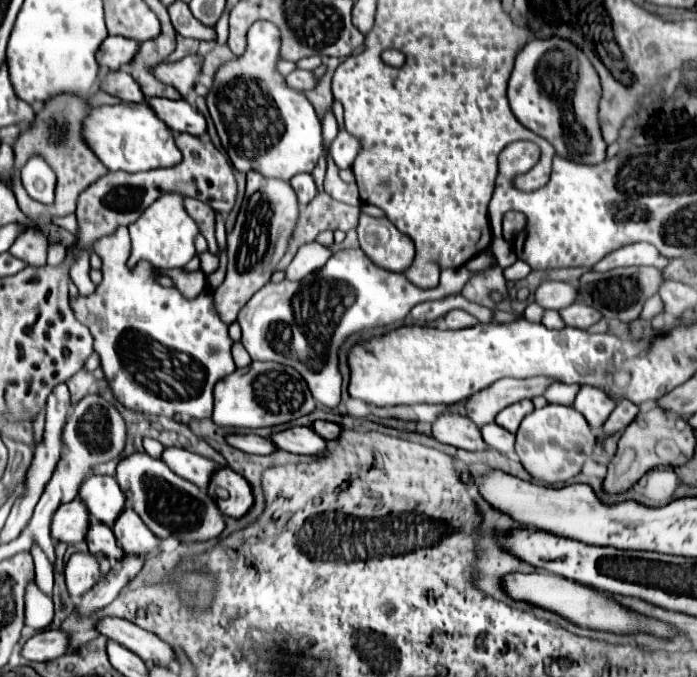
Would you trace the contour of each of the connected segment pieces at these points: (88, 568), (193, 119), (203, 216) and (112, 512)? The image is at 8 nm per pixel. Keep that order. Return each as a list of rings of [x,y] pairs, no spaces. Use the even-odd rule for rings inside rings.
[[[73,553],[65,565],[65,579],[73,599],[79,599],[99,581],[101,571],[93,553]]]
[[[147,97],[147,105],[151,105],[153,113],[173,131],[189,135],[201,135],[207,131],[205,117],[185,99],[171,101],[163,97]]]
[[[191,197],[185,199],[185,209],[193,217],[193,221],[197,223],[201,235],[207,239],[209,251],[213,255],[217,255],[219,247],[217,247],[217,241],[215,241],[215,211],[211,207],[207,207],[207,203],[201,203],[201,201],[191,199]]]
[[[91,475],[79,487],[79,497],[87,505],[89,515],[101,523],[113,523],[125,507],[125,495],[117,481],[107,475]]]

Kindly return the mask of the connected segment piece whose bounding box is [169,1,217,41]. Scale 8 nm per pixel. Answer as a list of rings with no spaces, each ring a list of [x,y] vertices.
[[[175,1],[175,3],[169,7],[169,17],[171,17],[173,29],[175,29],[179,35],[183,35],[183,37],[193,37],[193,39],[199,39],[199,41],[215,41],[215,39],[217,39],[215,29],[203,27],[203,25],[193,17],[189,5],[183,3],[183,1]]]

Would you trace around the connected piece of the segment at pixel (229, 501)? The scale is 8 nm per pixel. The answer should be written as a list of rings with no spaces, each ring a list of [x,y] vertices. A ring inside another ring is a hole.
[[[219,467],[213,475],[211,475],[211,481],[209,481],[209,495],[215,499],[217,507],[221,509],[223,515],[227,517],[243,517],[249,507],[253,505],[253,495],[251,495],[251,487],[247,487],[247,481],[231,471],[229,467]],[[217,487],[223,487],[229,491],[229,497],[227,499],[219,499],[215,495],[215,489]]]

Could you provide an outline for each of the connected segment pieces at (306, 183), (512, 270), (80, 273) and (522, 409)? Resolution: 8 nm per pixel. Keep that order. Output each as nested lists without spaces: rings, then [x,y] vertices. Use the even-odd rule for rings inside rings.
[[[307,173],[295,175],[289,183],[291,183],[291,187],[293,187],[295,193],[297,193],[297,201],[299,201],[299,205],[307,205],[307,203],[315,197],[315,193],[317,193],[313,177],[307,175]]]
[[[517,261],[515,265],[511,265],[511,267],[507,267],[503,271],[503,275],[505,275],[507,281],[519,281],[519,279],[527,277],[529,273],[531,273],[531,267],[525,261]]]
[[[81,253],[79,255],[79,259],[73,263],[73,267],[71,267],[71,279],[73,279],[73,283],[77,285],[77,289],[79,289],[79,295],[91,295],[93,291],[95,291],[95,285],[91,283],[91,279],[89,279],[89,263],[87,263],[87,253]]]
[[[525,399],[525,401],[519,401],[519,403],[515,403],[515,405],[505,407],[503,411],[499,411],[497,417],[495,417],[495,423],[501,425],[501,427],[505,427],[507,431],[515,433],[519,429],[519,423],[523,421],[523,417],[529,415],[531,411],[533,411],[533,403]]]

